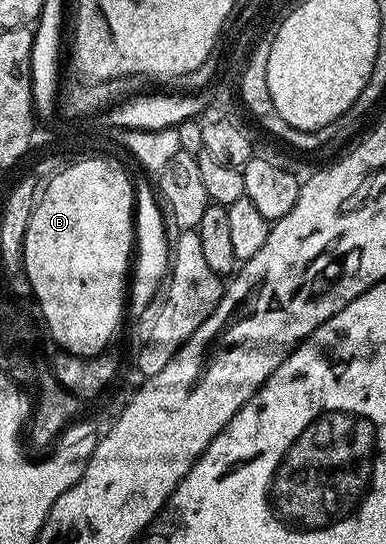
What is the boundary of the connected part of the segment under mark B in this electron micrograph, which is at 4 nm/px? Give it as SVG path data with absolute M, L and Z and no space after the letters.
M88 162L86 165L73 165L72 168L70 168L70 173L62 173L62 177L59 181L54 181L53 187L50 188L50 190L47 191L46 194L44 194L42 197L37 198L37 202L34 206L34 209L30 213L30 221L27 223L25 228L25 242L24 242L24 248L28 251L28 260L30 261L30 277L32 279L31 283L33 285L38 285L38 294L33 296L33 300L37 301L38 305L42 310L44 311L44 319L48 323L48 327L50 328L50 334L54 337L55 342L65 352L68 353L74 353L76 356L80 357L95 357L98 354L102 353L103 350L107 348L111 343L109 343L110 340L114 337L114 332L118 329L118 324L122 321L122 305L124 309L124 302L127 300L128 297L128 274L131 272L132 269L132 254L135 252L135 232L134 232L134 218L135 218L135 192L134 187L132 184L132 177L129 172L127 172L126 169L121 171L120 173L113 173L113 170L110 169L112 165L105 165L103 162Z

